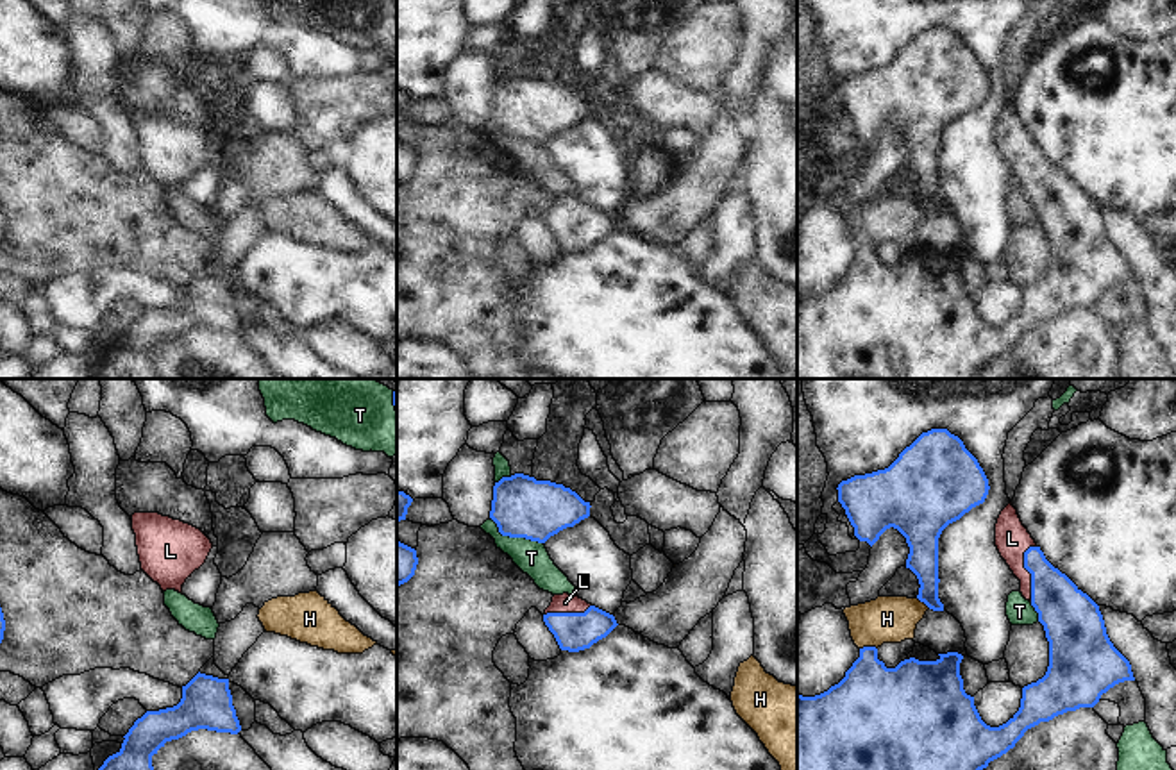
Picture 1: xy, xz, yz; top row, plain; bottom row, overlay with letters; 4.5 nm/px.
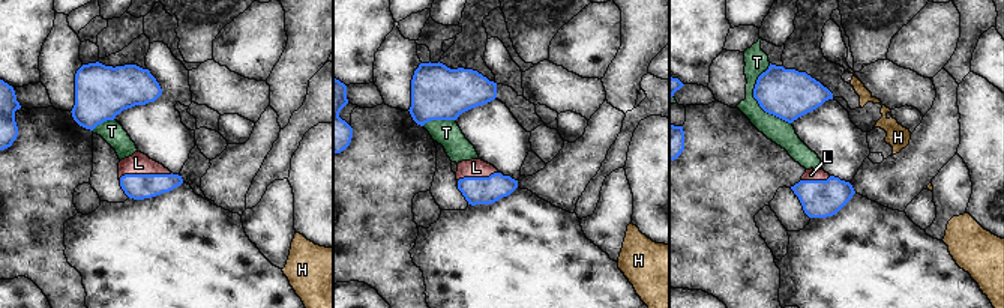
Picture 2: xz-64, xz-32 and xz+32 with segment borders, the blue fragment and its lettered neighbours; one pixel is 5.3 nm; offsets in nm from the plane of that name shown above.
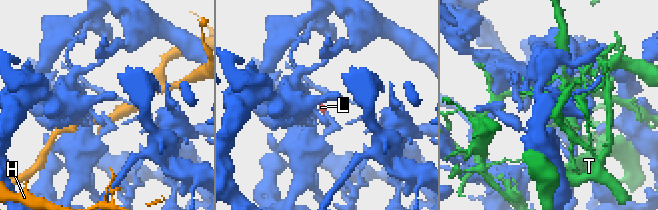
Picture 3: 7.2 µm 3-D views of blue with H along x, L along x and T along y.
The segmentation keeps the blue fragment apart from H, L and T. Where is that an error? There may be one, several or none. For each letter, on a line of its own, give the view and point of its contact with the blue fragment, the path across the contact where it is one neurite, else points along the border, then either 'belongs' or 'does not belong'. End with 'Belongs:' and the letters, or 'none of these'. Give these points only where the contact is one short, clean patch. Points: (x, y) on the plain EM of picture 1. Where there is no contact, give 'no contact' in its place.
H: yz (867, 247) | does not belong
L: yz (1028, 170) | across yz (1066, 211), (1028, 170), (1012, 138) | belongs
T: xz (513, 136) | does not belong
Belongs: L

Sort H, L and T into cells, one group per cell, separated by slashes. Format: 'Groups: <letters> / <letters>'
Groups: H / L / T

